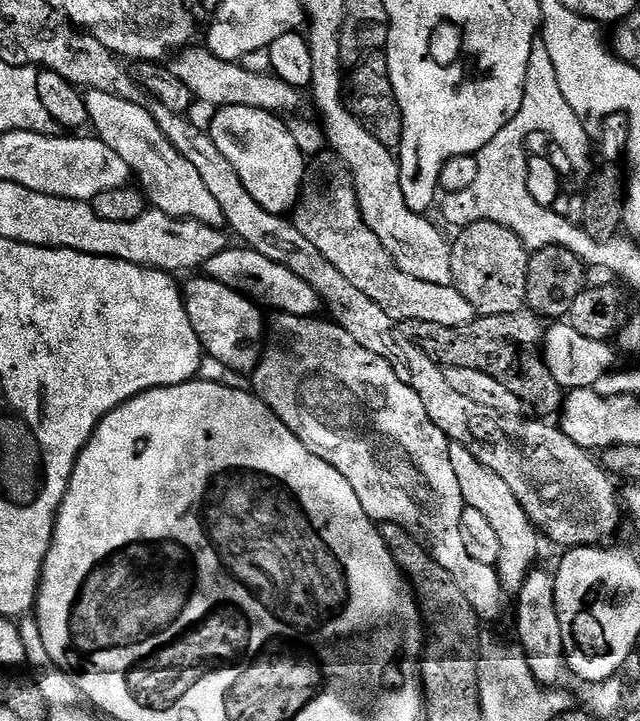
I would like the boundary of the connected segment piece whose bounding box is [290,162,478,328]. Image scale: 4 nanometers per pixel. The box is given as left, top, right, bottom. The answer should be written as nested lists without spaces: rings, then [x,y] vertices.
[[[343,163],[320,164],[316,169],[307,173],[303,188],[300,189],[300,200],[296,203],[290,219],[295,224],[298,234],[306,238],[313,244],[315,249],[326,258],[348,281],[366,298],[372,298],[390,314],[394,322],[403,322],[405,320],[417,320],[418,322],[438,322],[438,326],[466,326],[470,321],[475,320],[477,313],[462,294],[452,285],[434,285],[430,282],[419,281],[418,278],[412,278],[409,274],[404,274],[392,260],[390,254],[383,248],[382,242],[375,237],[369,226],[362,218],[358,198],[356,197],[356,184],[352,181],[352,173],[344,167]]]

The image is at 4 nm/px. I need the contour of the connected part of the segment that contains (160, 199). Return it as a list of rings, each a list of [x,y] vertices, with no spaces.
[[[89,91],[84,96],[84,104],[88,108],[91,127],[96,127],[95,135],[102,142],[106,142],[106,146],[110,146],[110,150],[114,150],[114,154],[119,154],[122,162],[126,162],[128,169],[134,173],[135,179],[136,176],[140,179],[139,187],[142,189],[147,203],[155,211],[165,212],[174,218],[183,220],[197,220],[206,226],[214,226],[219,229],[225,227],[222,206],[218,206],[218,198],[214,198],[214,194],[210,194],[210,189],[206,187],[206,182],[202,182],[202,174],[198,174],[198,170],[194,170],[192,163],[164,137],[163,130],[156,124],[156,119],[153,118],[151,111],[147,107],[144,109],[143,103],[135,104],[129,100],[118,98],[114,94]]]

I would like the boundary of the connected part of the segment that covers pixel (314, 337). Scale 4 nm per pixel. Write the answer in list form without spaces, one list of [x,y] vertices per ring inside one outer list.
[[[276,314],[271,317],[270,335],[267,337],[262,349],[260,363],[256,365],[254,373],[254,379],[256,379],[255,395],[264,401],[264,405],[315,456],[322,458],[322,462],[330,462],[330,466],[334,466],[334,470],[338,470],[338,474],[342,474],[342,478],[346,478],[346,482],[350,482],[350,486],[354,486],[354,494],[358,494],[358,502],[362,502],[362,510],[366,510],[366,514],[373,522],[402,526],[427,548],[428,553],[438,562],[438,566],[442,566],[442,570],[446,570],[446,574],[450,574],[454,578],[458,590],[462,590],[462,594],[466,594],[466,602],[470,602],[474,614],[480,617],[481,621],[488,622],[488,620],[498,619],[500,611],[504,608],[506,593],[504,587],[500,585],[500,576],[496,573],[495,567],[486,562],[474,562],[474,558],[470,558],[469,552],[466,551],[466,545],[462,543],[462,510],[466,505],[462,498],[462,490],[458,487],[458,478],[454,475],[454,466],[450,466],[450,441],[448,437],[442,434],[442,430],[438,430],[438,426],[434,426],[434,422],[430,422],[430,414],[426,414],[426,406],[422,406],[422,400],[414,394],[414,390],[410,390],[410,386],[406,386],[406,382],[402,382],[402,378],[398,378],[398,374],[394,374],[394,370],[386,361],[378,358],[378,354],[370,354],[370,350],[358,346],[358,342],[354,342],[354,338],[350,338],[350,334],[346,334],[346,330],[342,330],[331,319],[320,319],[307,316],[285,316],[283,314]]]

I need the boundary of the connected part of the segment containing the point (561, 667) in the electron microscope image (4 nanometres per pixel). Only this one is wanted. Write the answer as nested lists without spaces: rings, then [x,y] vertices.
[[[533,567],[520,591],[515,593],[516,636],[534,678],[543,686],[556,686],[560,675],[565,675],[564,647],[562,646],[562,622],[558,622],[556,609],[556,578],[551,571],[543,572]]]

